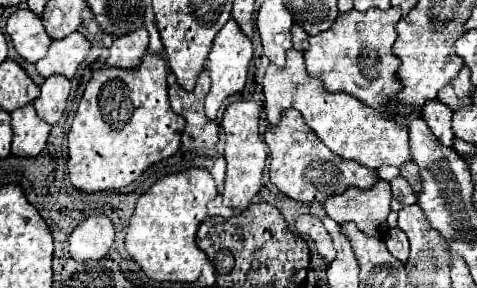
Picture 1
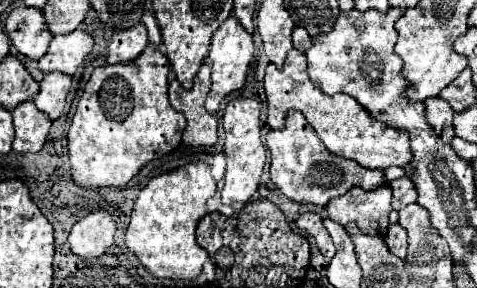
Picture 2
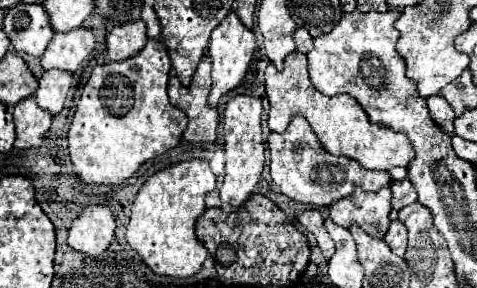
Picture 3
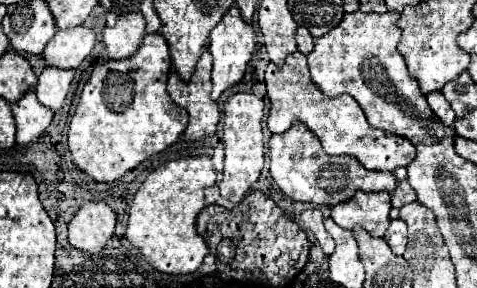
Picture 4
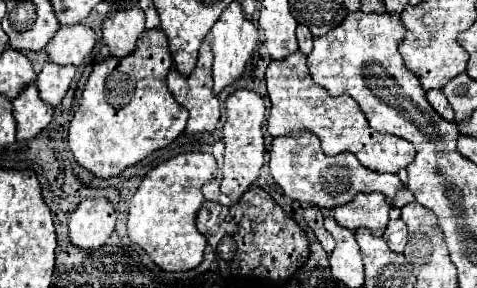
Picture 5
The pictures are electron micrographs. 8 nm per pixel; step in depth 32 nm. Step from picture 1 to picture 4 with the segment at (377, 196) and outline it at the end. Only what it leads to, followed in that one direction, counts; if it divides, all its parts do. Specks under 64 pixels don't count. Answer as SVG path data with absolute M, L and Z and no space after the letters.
M356 192L352 200L330 208L330 218L342 226L362 226L370 236L382 238L390 226L390 194L386 192Z

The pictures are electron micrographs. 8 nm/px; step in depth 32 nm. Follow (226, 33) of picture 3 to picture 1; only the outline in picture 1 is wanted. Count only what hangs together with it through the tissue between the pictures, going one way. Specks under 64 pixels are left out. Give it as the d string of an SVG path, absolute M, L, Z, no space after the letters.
M230 18L226 22L226 26L218 32L216 40L214 40L214 46L210 50L210 56L208 56L208 62L206 62L206 70L210 72L210 80L212 80L212 86L210 86L210 92L206 96L206 116L208 120L216 120L216 114L220 110L220 104L236 94L236 92L242 92L244 90L244 84L246 84L246 76L248 76L248 64L252 60L252 42L240 32L240 28L236 26L236 22Z

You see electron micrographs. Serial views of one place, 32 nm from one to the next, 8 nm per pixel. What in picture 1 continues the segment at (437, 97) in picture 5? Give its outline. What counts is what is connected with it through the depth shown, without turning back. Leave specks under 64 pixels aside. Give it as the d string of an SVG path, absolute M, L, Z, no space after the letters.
M430 100L422 110L422 118L428 124L428 128L432 130L432 134L440 140L440 144L452 148L452 140L454 140L454 132L450 128L452 110L446 104L442 104L440 100Z

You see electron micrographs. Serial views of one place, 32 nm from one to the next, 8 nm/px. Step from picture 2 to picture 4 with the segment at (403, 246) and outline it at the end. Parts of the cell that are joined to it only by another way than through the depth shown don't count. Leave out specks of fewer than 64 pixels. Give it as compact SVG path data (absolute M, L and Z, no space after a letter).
M392 220L390 228L386 230L384 240L388 242L388 246L392 248L394 254L404 254L406 250L406 224L402 220Z

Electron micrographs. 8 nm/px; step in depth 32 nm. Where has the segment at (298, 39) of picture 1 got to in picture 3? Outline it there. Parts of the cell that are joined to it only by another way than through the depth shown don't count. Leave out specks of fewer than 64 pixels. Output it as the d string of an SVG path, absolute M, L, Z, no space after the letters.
M296 28L294 42L296 42L296 50L302 54L308 54L312 50L312 36L308 34L306 28Z

